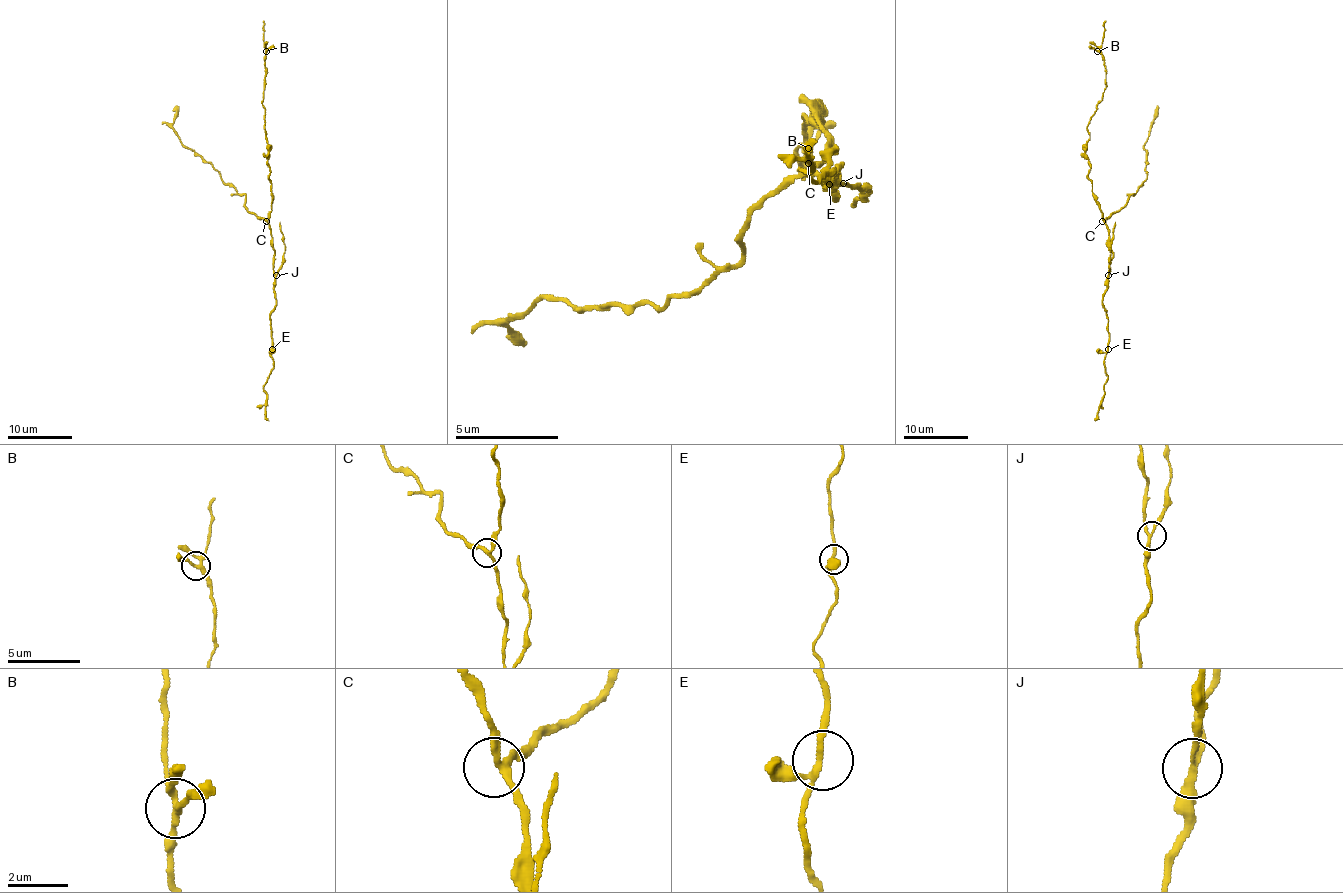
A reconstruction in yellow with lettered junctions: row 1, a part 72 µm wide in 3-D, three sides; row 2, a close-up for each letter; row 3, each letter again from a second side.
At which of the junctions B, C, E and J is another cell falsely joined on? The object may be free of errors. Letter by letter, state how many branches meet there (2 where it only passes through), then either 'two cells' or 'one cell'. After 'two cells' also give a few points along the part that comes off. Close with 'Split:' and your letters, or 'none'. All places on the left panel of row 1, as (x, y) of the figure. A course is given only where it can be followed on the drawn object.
B: 4 | one cell
C: 3 | one cell
E: 3 | one cell
J: 3 | two cells | (277, 275), (285, 251), (280, 222)
Split: J

